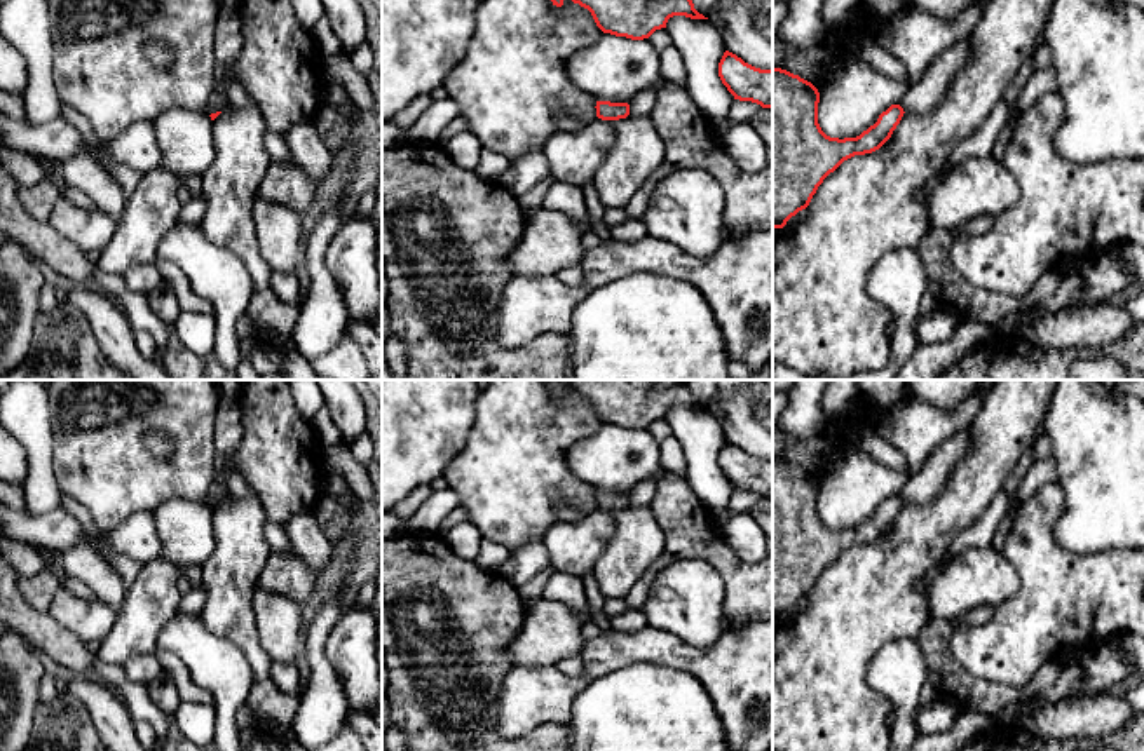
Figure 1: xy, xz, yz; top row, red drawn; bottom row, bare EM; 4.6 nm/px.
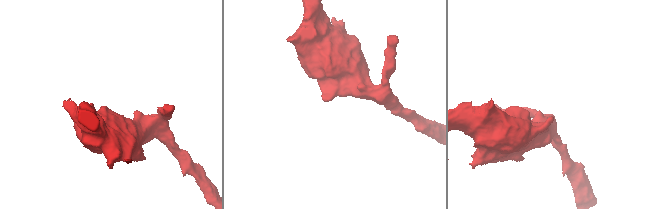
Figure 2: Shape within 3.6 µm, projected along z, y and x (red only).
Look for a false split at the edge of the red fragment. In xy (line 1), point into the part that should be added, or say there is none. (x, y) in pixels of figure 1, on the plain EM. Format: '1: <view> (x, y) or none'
1: none

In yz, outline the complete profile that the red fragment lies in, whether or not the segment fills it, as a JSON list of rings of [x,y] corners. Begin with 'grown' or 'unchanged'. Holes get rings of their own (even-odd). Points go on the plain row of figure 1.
unchanged; [[[773,457],[773,619],[783,619],[806,599],[823,570],[844,551],[879,540],[903,507],[900,495],[882,502],[874,516],[856,528],[830,528],[818,514],[818,479],[786,460]]]

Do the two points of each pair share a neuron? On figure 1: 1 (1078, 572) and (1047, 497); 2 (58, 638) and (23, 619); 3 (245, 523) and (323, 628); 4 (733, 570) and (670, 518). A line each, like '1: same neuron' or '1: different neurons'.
1: same neuron
2: same neuron
3: different neurons
4: same neuron

